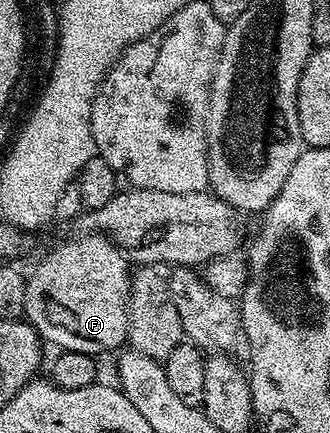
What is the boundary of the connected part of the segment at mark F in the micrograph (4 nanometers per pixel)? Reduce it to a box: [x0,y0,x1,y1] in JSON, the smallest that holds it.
[25,234,131,354]

